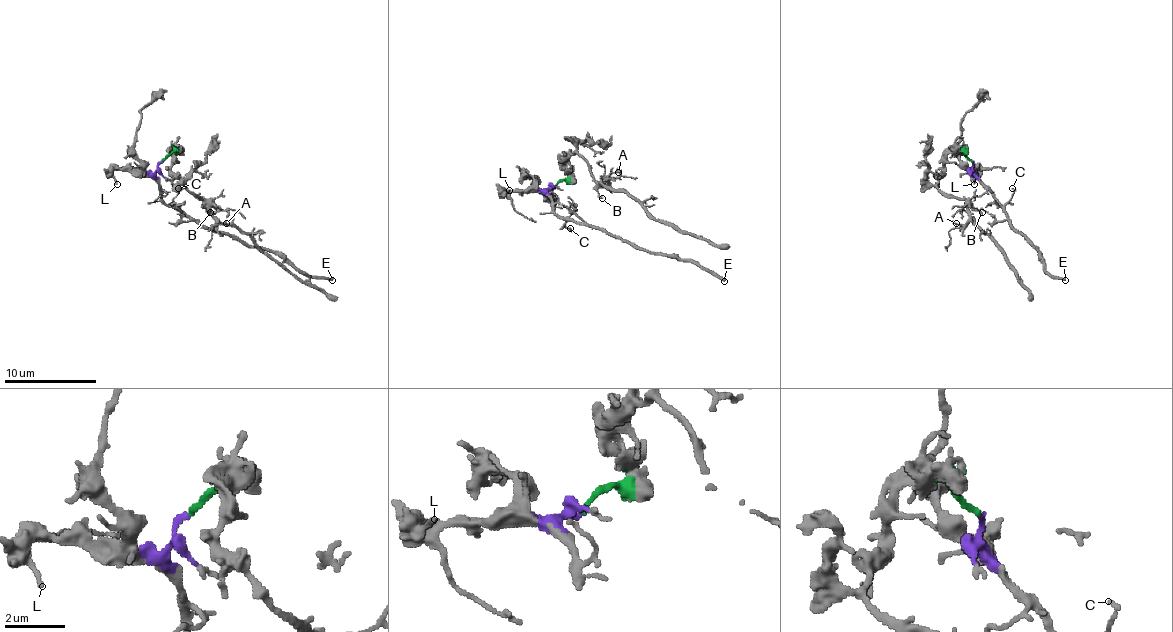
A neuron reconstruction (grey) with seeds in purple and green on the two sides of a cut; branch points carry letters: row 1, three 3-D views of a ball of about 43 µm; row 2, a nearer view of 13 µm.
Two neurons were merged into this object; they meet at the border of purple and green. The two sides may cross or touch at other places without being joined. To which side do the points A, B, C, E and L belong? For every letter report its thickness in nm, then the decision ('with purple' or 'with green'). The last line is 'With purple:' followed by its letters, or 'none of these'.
A: calibre 130 nm; with green
B: calibre 130 nm; with green
C: calibre 110 nm; with purple
E: calibre 240 nm; with purple
L: calibre 120 nm; with purple
With purple: C, E, L

